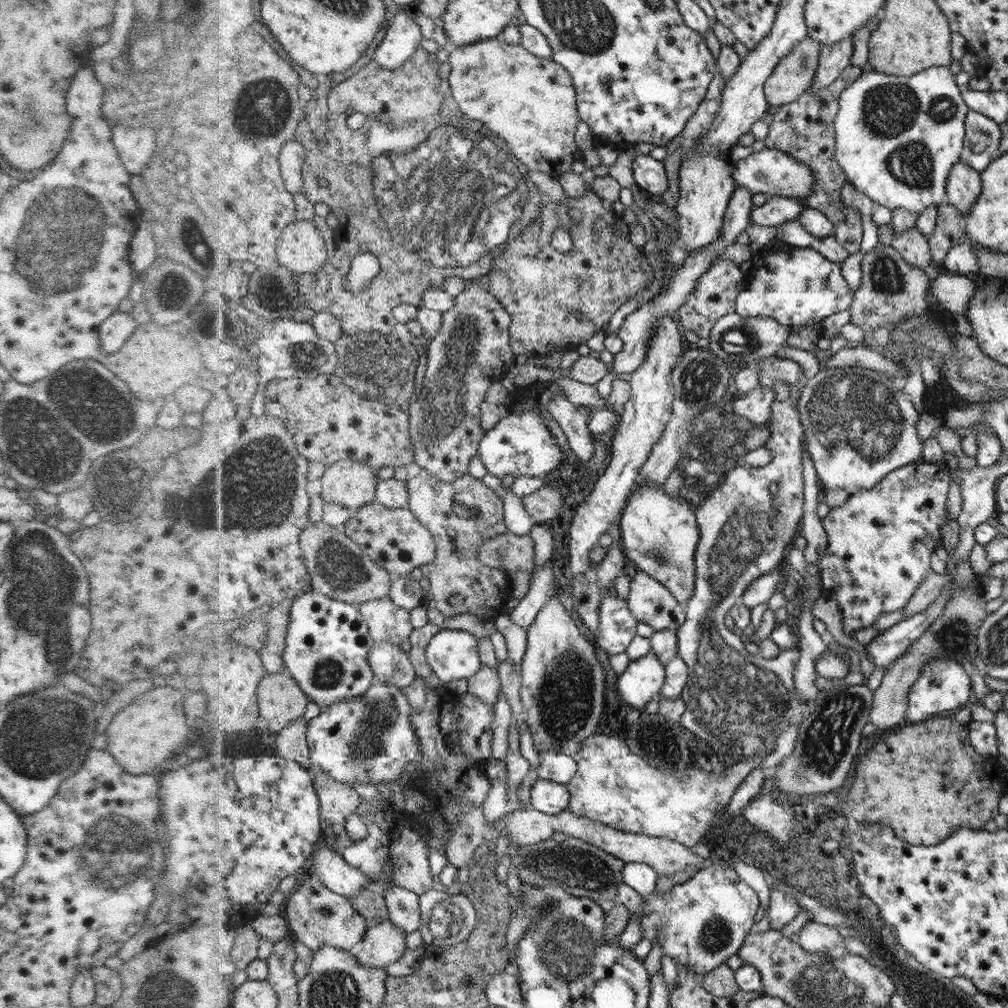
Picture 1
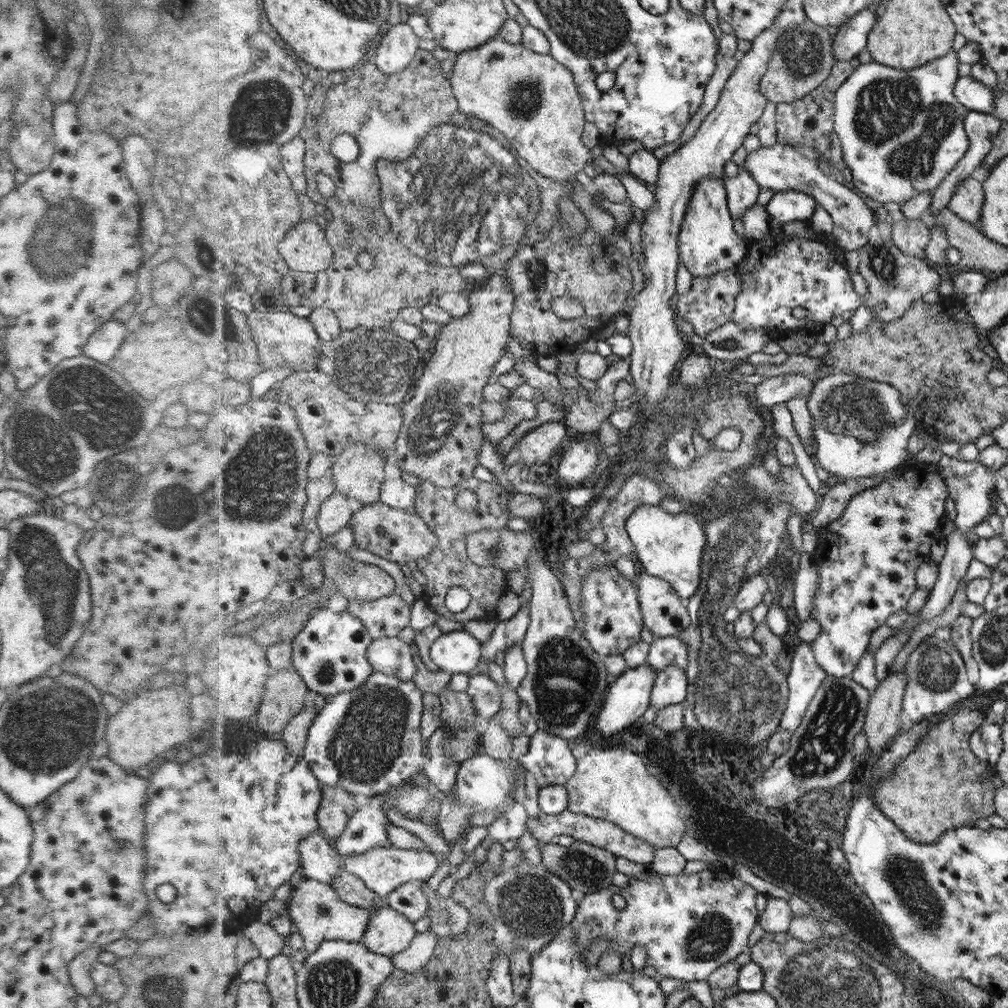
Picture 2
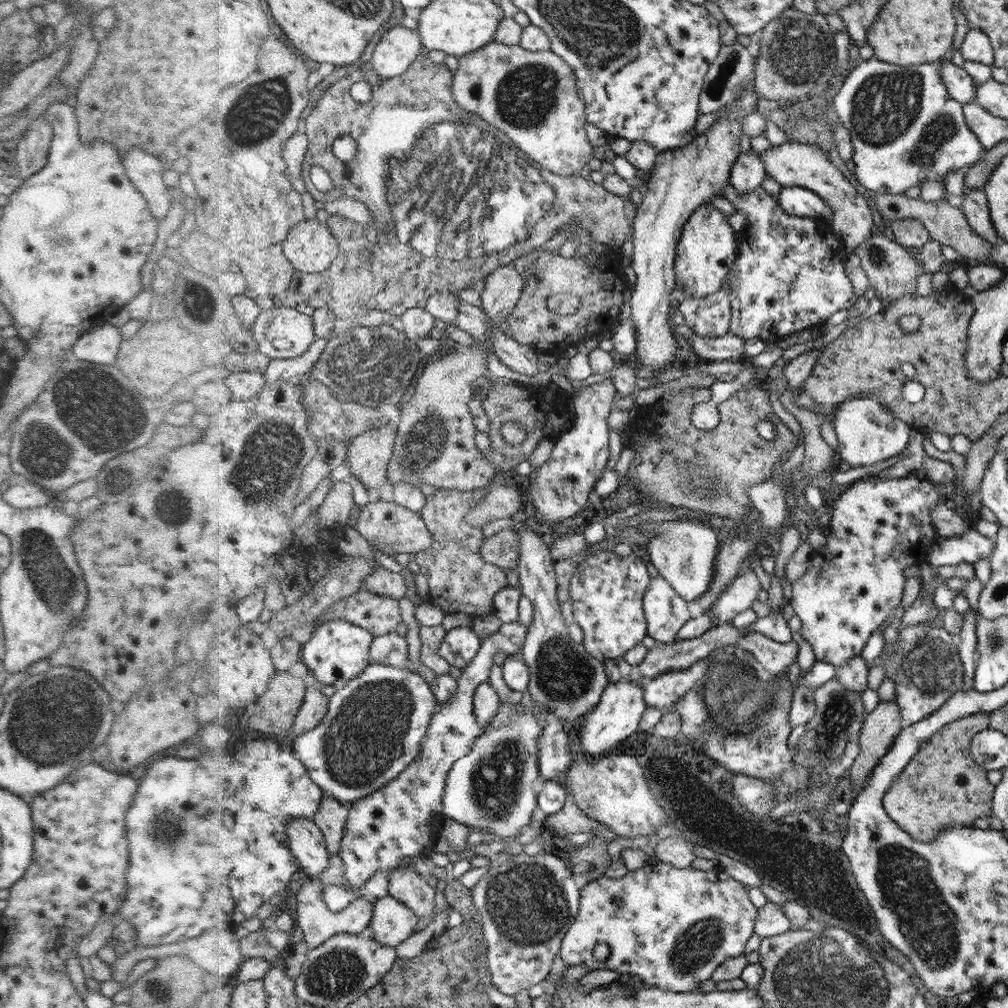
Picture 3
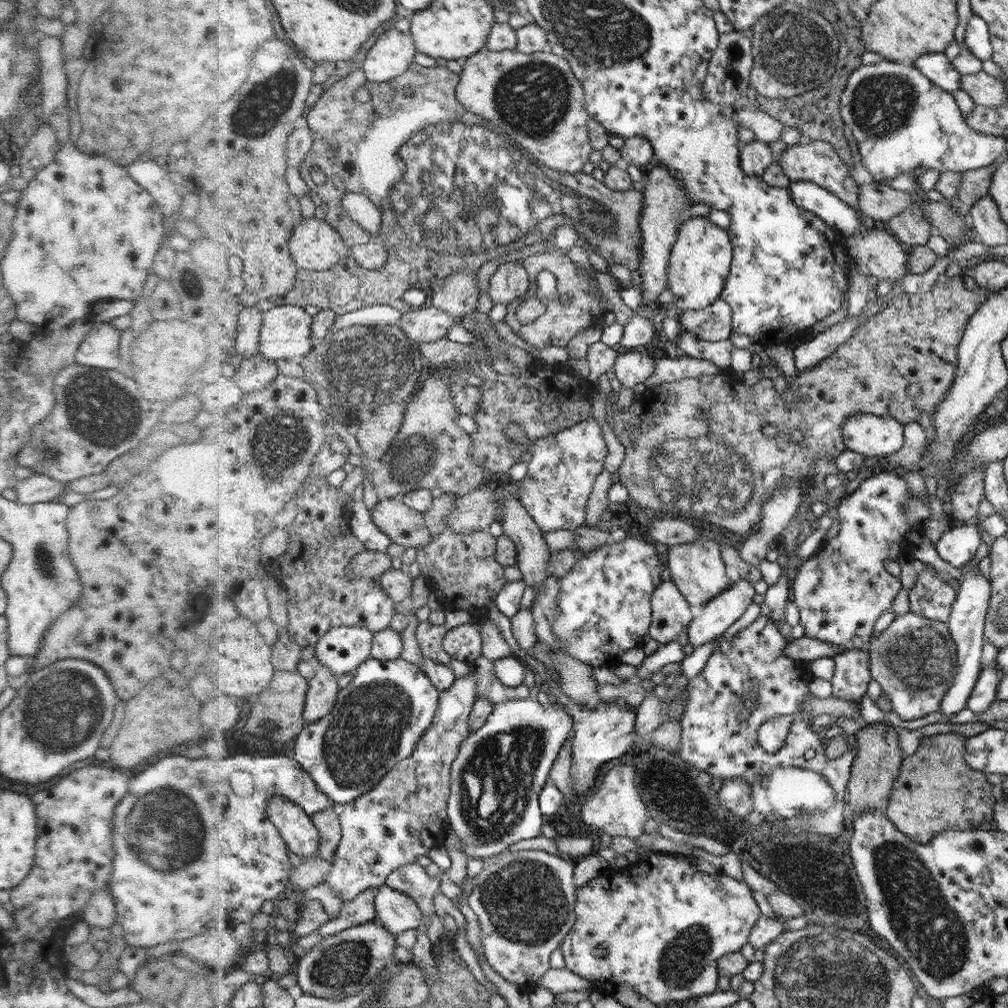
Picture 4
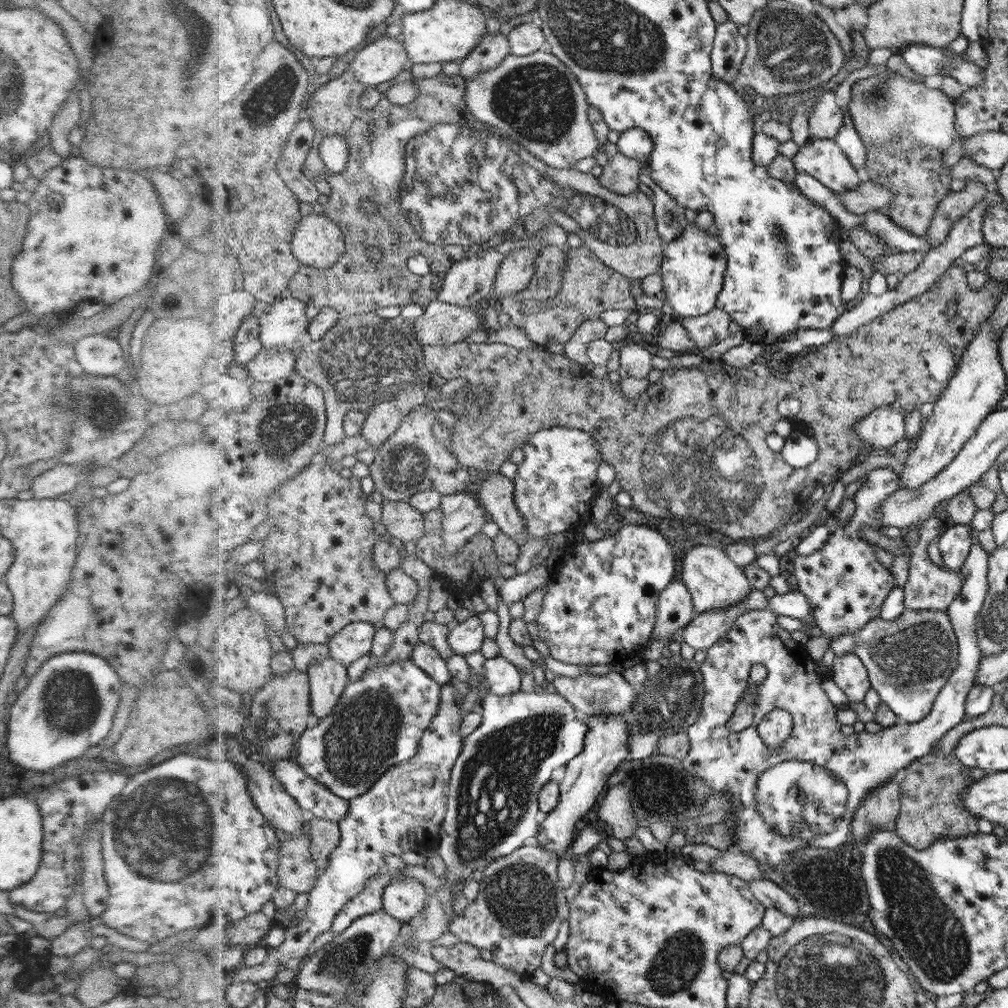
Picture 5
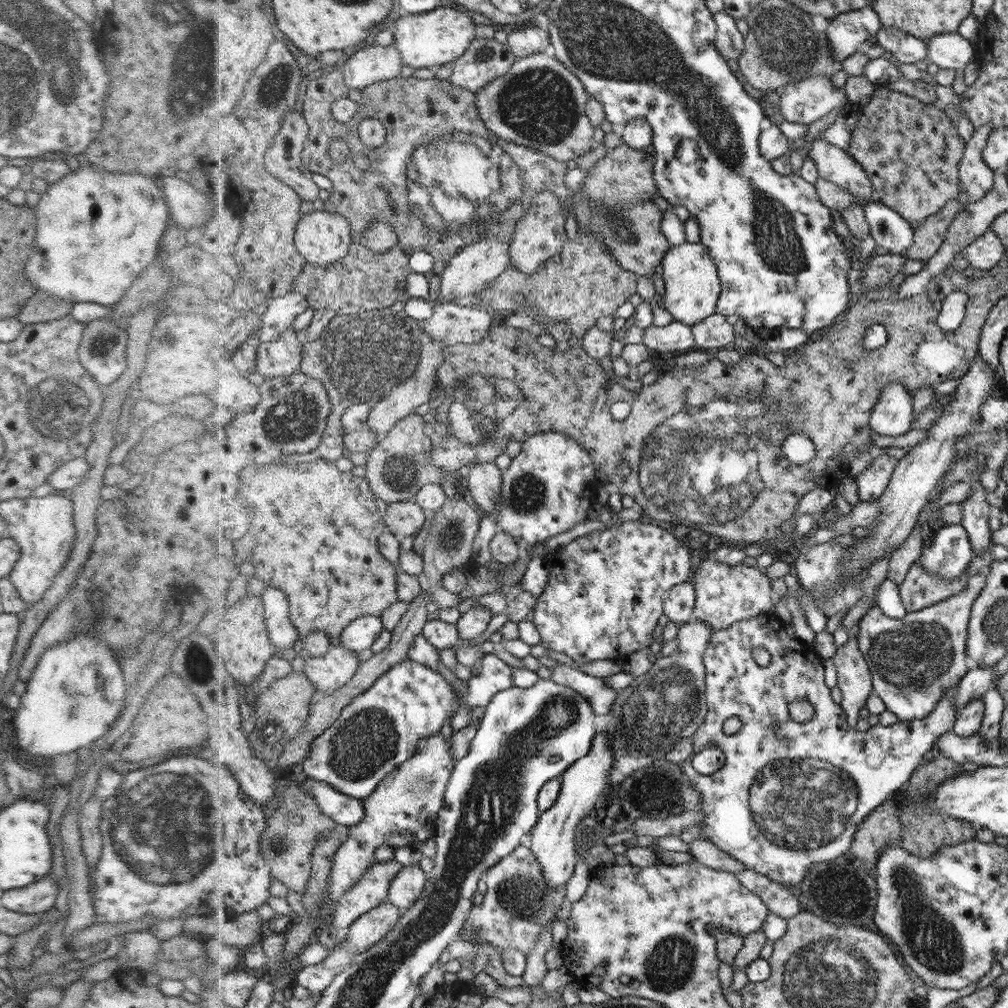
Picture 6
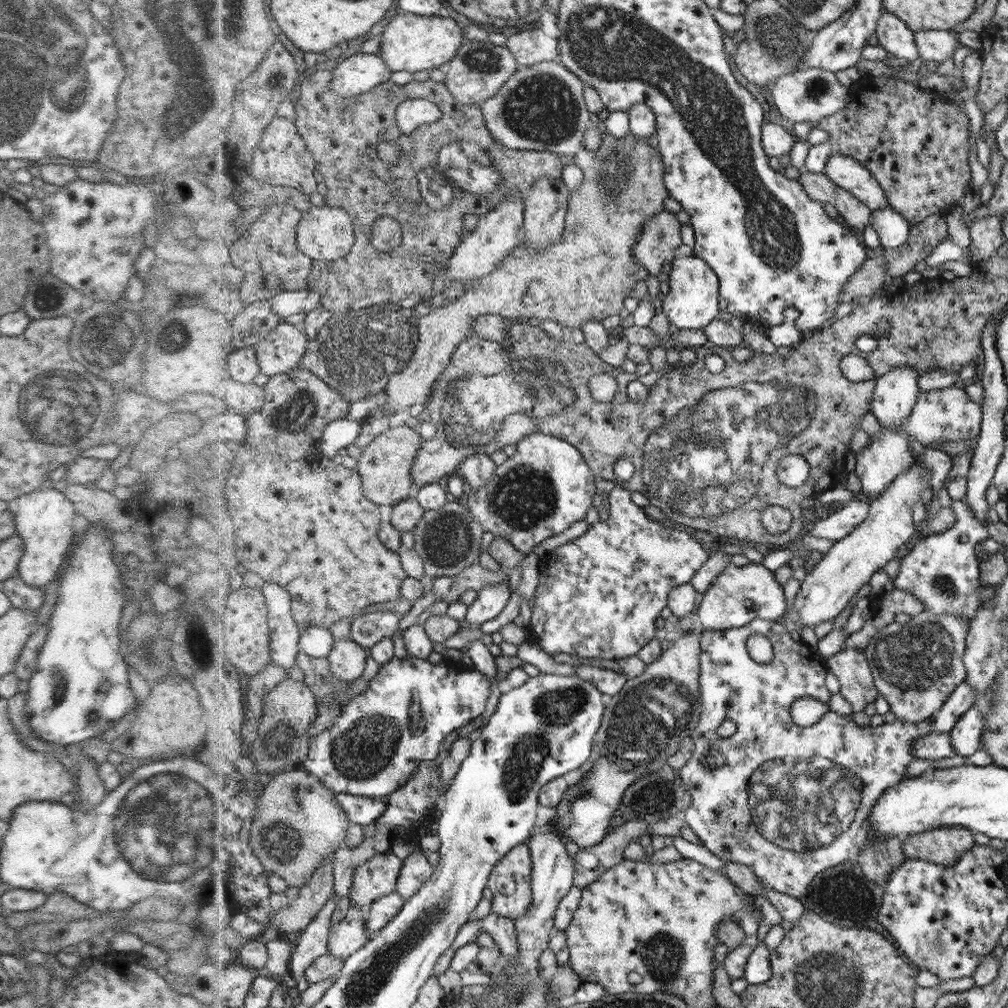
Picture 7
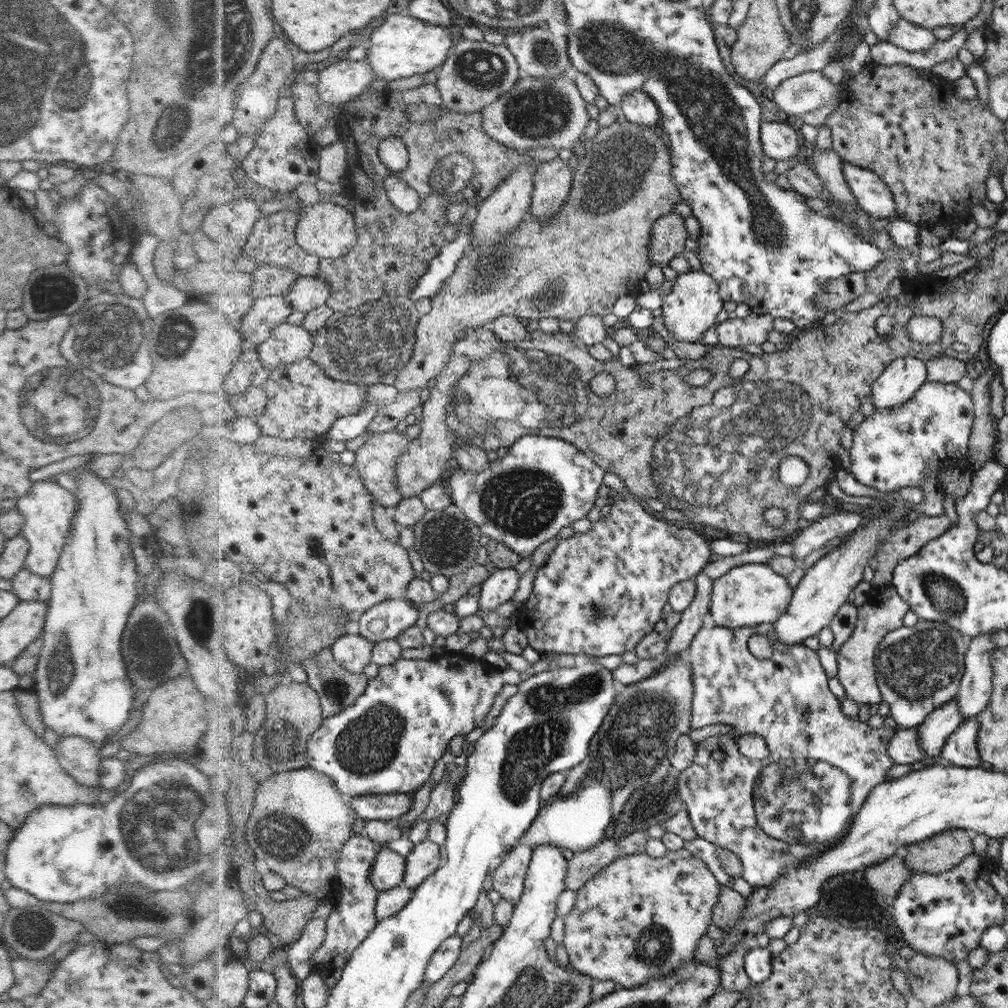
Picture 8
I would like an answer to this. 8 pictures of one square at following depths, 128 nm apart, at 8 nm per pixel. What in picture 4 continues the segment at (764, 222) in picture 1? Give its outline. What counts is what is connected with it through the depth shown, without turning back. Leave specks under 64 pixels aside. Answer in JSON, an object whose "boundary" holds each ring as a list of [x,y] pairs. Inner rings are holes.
{"boundary":[[[799,180],[791,182],[787,190],[802,210],[818,215],[830,226],[837,226],[848,237],[862,232],[862,213],[856,212],[825,188],[807,180]]]}

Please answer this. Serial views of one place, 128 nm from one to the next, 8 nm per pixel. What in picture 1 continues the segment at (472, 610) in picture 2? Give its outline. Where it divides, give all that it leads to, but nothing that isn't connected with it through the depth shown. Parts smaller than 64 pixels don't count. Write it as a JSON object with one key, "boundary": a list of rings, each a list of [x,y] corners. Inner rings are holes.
{"boundary":[[[428,468],[423,469],[418,476],[409,480],[406,484],[408,484],[411,494],[411,503],[409,507],[437,537],[437,560],[426,569],[426,574],[433,586],[432,591],[426,595],[426,605],[440,610],[446,618],[462,616],[463,614],[482,617],[483,614],[486,613],[485,610],[488,610],[488,608],[502,606],[504,600],[506,601],[507,598],[506,592],[510,590],[508,572],[501,570],[497,565],[482,561],[477,554],[479,548],[481,548],[483,543],[488,539],[507,532],[507,526],[504,520],[505,512],[503,509],[503,500],[499,499],[495,491],[485,486],[480,479],[466,475],[462,478],[458,478],[458,480],[454,480],[454,482],[444,482],[438,477],[434,477],[433,474],[429,472]],[[468,491],[474,496],[477,504],[475,508],[472,508],[473,511],[470,518],[462,518],[462,516],[458,514],[458,510],[456,510],[456,508],[458,508],[458,494]],[[458,593],[462,594],[463,601],[460,606],[454,606],[450,600],[452,600],[453,594]]]}

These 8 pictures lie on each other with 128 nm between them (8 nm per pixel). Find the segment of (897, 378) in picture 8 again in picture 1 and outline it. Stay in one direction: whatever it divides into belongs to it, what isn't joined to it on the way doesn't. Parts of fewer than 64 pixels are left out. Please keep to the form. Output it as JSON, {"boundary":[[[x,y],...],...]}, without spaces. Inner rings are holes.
{"boundary":[[[848,366],[840,368],[832,368],[830,370],[819,371],[814,378],[810,378],[808,382],[803,386],[801,398],[798,403],[798,409],[800,409],[801,423],[805,431],[805,446],[806,449],[802,449],[802,458],[804,458],[804,452],[807,452],[814,463],[814,469],[817,473],[817,478],[822,482],[822,486],[825,490],[847,490],[849,494],[855,493],[858,490],[866,489],[870,490],[880,483],[889,473],[893,473],[894,470],[902,468],[904,464],[908,465],[908,462],[914,463],[916,458],[920,459],[922,454],[922,441],[918,438],[918,430],[916,430],[916,422],[918,422],[918,412],[916,408],[912,406],[911,400],[906,400],[906,395],[903,390],[897,388],[897,385],[893,380],[888,380],[882,373],[875,372],[871,369],[866,369],[860,366]]]}

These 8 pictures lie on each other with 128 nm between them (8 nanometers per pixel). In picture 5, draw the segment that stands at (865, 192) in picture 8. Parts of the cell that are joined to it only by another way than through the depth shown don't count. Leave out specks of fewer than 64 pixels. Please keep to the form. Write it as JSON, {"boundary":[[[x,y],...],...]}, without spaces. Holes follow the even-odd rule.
{"boundary":[[[834,139],[808,141],[800,146],[792,162],[797,173],[813,176],[833,192],[854,190],[860,184],[856,167]]]}

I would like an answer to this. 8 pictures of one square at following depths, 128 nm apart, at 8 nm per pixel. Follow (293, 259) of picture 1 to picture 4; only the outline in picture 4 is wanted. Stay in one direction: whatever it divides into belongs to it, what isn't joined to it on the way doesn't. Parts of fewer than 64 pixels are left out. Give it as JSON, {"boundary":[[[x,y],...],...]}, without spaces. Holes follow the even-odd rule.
{"boundary":[[[305,219],[293,232],[290,248],[300,268],[330,270],[350,256],[351,248],[340,231],[325,219]]]}

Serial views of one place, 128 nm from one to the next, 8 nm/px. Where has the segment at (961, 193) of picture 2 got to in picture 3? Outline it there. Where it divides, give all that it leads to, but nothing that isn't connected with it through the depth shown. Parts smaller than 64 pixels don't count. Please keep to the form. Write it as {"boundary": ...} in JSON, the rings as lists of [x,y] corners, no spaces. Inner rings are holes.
{"boundary":[[[968,189],[962,198],[962,212],[968,224],[978,236],[988,242],[998,244],[1003,240],[997,235],[991,221],[986,193],[980,189]]]}

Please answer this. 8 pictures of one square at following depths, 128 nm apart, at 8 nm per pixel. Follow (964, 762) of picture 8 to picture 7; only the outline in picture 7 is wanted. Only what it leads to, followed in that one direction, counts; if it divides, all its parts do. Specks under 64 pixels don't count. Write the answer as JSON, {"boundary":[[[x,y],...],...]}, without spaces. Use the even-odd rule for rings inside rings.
{"boundary":[[[972,706],[949,732],[955,754],[966,758],[974,754],[982,746],[985,729],[985,714]]]}

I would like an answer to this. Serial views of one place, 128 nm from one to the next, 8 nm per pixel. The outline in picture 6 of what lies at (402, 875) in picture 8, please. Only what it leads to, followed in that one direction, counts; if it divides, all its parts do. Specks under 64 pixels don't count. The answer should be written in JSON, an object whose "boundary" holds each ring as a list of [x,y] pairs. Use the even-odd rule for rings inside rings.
{"boundary":[[[398,860],[377,862],[368,869],[362,881],[341,898],[332,918],[340,937],[347,936],[351,926],[361,916],[388,901],[392,882],[404,868],[405,863]]]}

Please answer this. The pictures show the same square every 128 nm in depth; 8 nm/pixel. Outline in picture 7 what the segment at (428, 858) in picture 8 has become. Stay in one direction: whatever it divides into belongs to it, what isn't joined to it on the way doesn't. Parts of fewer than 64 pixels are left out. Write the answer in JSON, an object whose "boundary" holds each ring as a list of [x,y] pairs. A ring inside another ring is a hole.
{"boundary":[[[420,848],[420,851],[411,858],[405,860],[402,876],[400,876],[400,884],[398,884],[397,892],[410,900],[432,879],[436,867],[430,864],[428,856],[424,854],[426,850]]]}

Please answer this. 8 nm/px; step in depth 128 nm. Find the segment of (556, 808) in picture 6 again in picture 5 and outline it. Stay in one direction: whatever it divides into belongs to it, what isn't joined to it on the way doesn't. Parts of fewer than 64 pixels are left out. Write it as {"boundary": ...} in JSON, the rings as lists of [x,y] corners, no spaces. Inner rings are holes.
{"boundary":[[[602,714],[599,715],[585,715],[583,720],[588,723],[588,734],[585,738],[585,748],[580,754],[577,754],[572,761],[564,766],[564,769],[559,776],[559,803],[554,811],[545,815],[545,818],[540,827],[540,833],[536,835],[539,847],[546,852],[552,852],[556,858],[560,855],[570,855],[570,848],[574,842],[574,830],[576,830],[576,823],[586,820],[585,816],[588,811],[596,805],[600,800],[602,794],[608,788],[608,776],[614,772],[614,768],[628,756],[630,748],[628,748],[628,722],[629,720],[623,714]]]}

